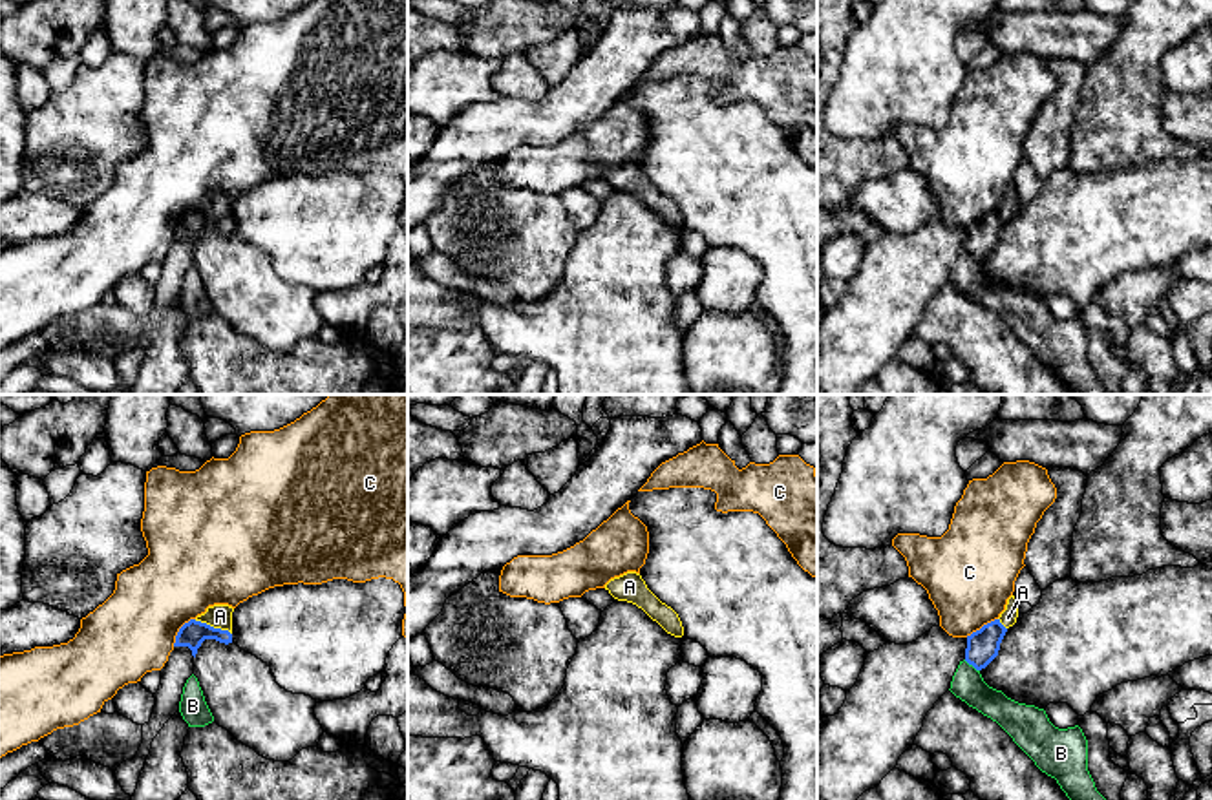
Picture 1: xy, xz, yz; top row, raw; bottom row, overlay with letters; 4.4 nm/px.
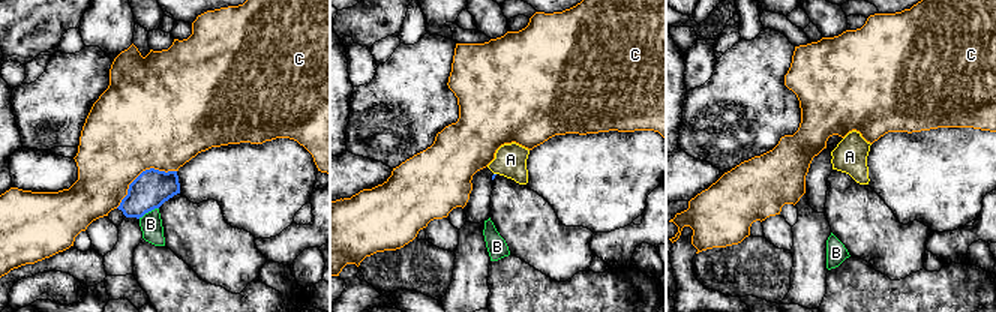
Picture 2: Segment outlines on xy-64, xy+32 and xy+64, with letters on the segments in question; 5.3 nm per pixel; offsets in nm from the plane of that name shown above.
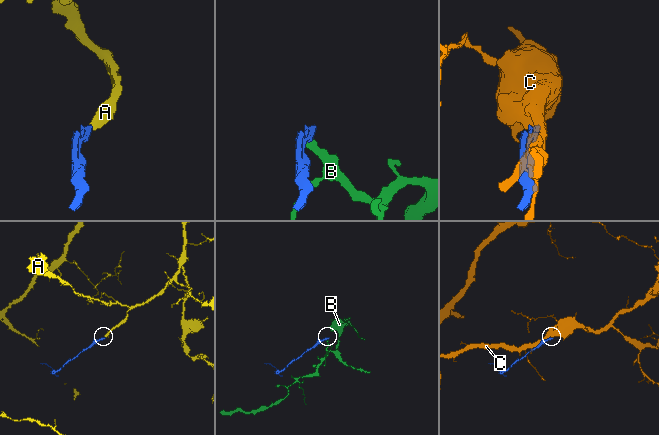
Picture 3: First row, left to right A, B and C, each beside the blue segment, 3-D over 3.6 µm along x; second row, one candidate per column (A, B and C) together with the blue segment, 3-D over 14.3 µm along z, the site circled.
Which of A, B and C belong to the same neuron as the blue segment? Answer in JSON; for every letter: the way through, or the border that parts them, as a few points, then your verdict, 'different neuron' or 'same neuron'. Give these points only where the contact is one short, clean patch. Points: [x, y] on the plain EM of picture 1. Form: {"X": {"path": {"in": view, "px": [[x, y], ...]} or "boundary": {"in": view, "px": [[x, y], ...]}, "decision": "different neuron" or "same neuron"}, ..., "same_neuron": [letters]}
{"A": {"path": {"in": "xy", "px": [[194, 223], [212, 218], [220, 207]]}, "decision": "same neuron"}, "B": {"boundary": {"in": "yz", "px": [[964, 251], [978, 262]]}, "decision": "different neuron"}, "C": {"decision": "different neuron"}, "same_neuron": ["A"]}

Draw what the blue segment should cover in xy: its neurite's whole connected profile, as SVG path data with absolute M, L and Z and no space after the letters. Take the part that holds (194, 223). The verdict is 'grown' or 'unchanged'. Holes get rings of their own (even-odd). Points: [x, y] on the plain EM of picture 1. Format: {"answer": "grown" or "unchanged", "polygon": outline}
{"answer": "grown", "polygon": "M229 195L208 197L205 205L179 219L174 237L188 237L196 248L205 230L216 230L225 236L232 234L232 203L234 199Z"}

